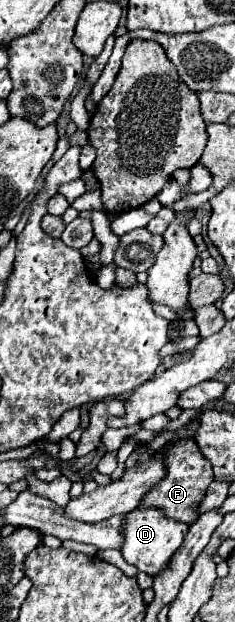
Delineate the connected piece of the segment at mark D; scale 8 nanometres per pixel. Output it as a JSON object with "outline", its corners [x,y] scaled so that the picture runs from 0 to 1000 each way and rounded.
{"outline":[[[574,818],[523,834],[523,899],[626,924],[668,924],[736,895],[804,854],[796,841],[702,831],[677,818]]]}

